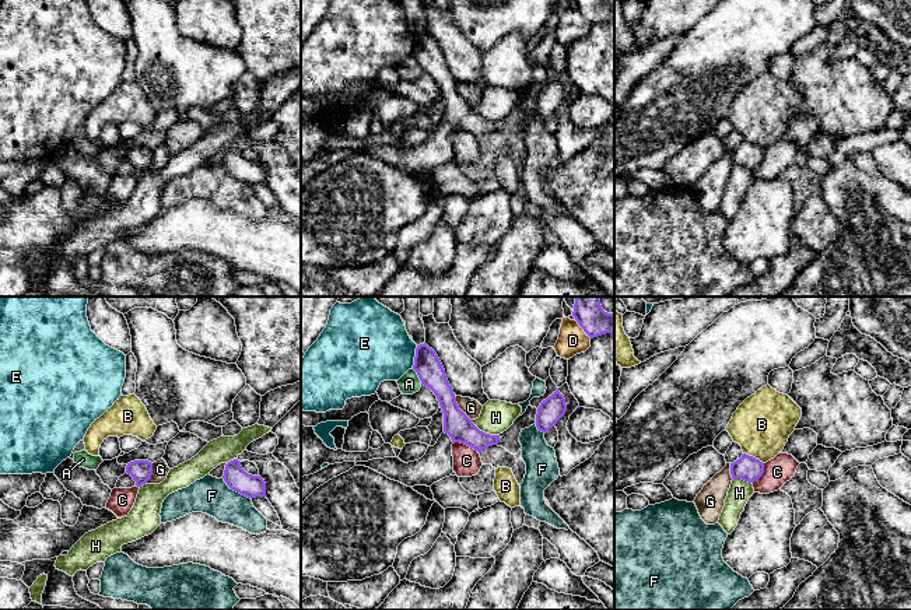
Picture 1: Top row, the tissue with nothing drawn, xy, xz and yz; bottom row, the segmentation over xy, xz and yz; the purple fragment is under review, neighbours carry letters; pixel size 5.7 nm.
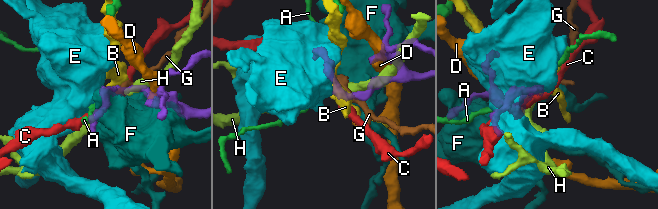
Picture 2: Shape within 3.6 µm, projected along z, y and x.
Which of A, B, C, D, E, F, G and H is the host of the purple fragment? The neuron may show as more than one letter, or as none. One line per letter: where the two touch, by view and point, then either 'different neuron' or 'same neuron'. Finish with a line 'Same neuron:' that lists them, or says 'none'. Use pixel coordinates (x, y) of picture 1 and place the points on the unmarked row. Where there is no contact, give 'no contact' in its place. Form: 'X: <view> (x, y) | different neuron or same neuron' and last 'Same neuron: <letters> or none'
A: xz (419, 63) | different neuron
B: yz (752, 143) | different neuron
C: xz (466, 130) | different neuron
D: xz (582, 14) | different neuron
E: xz (414, 44) | different neuron
F: xy (235, 176) | different neuron
G: xz (458, 94) | different neuron
H: xz (484, 119) | different neuron
Same neuron: none

